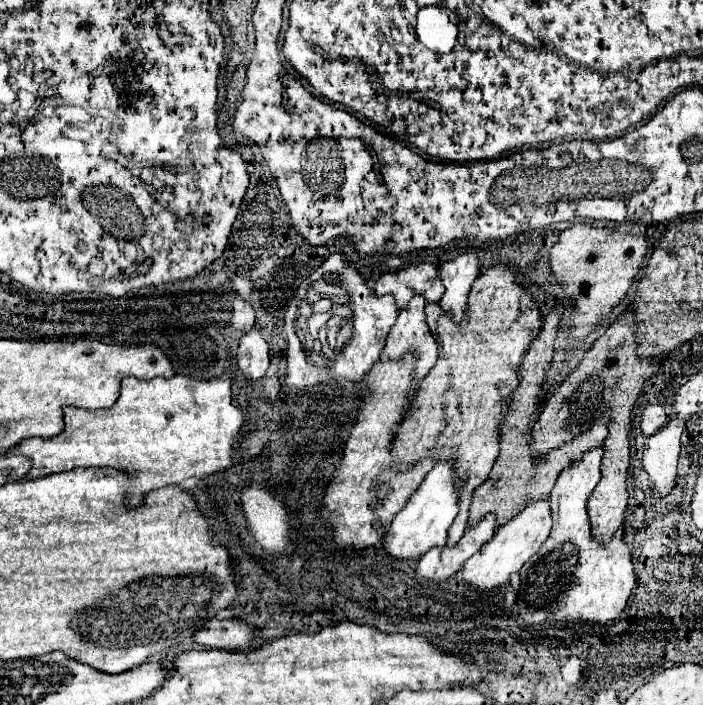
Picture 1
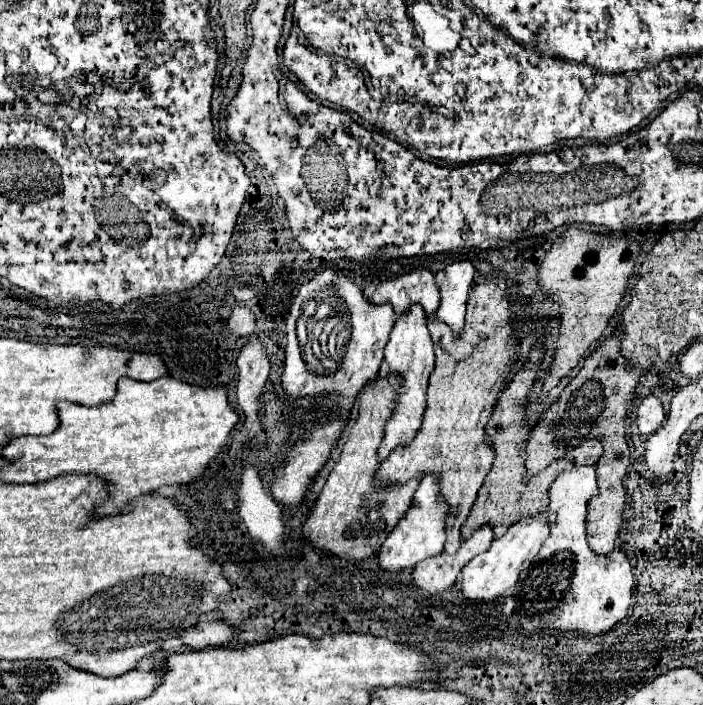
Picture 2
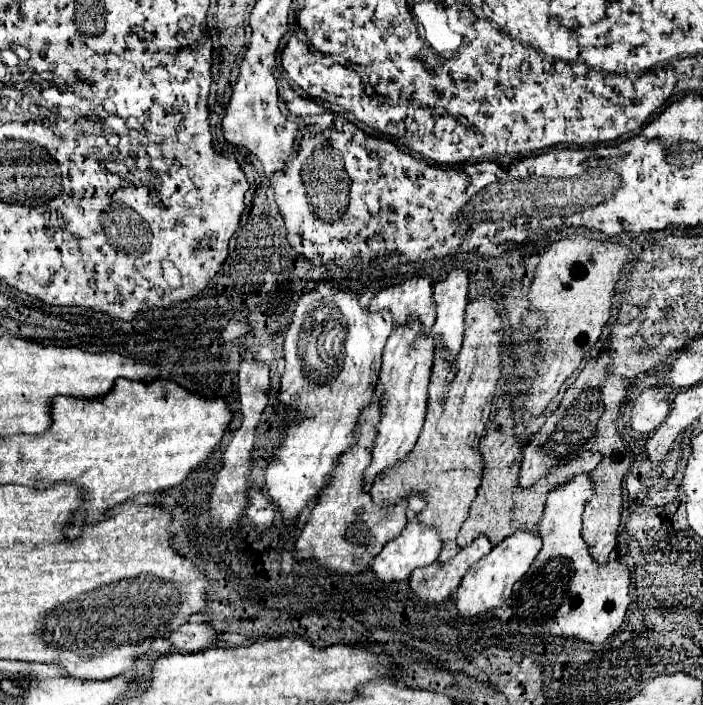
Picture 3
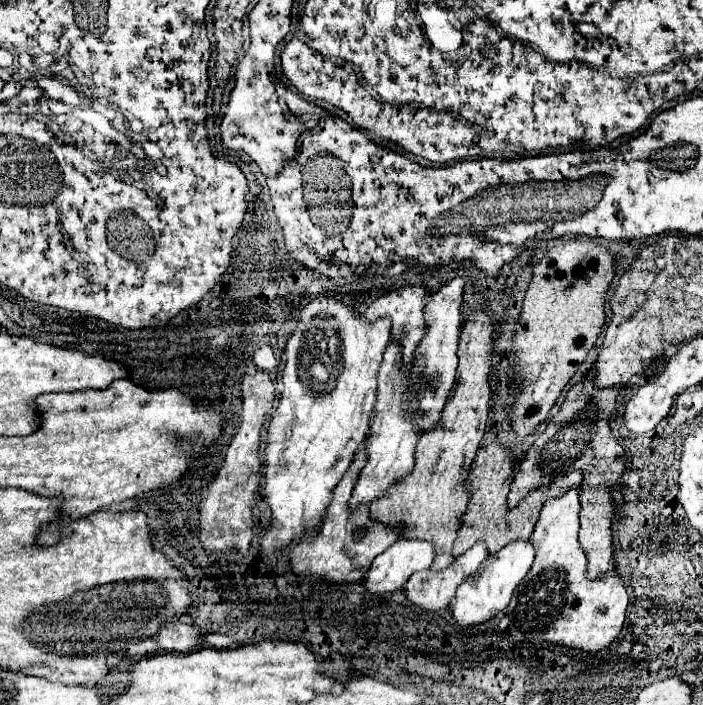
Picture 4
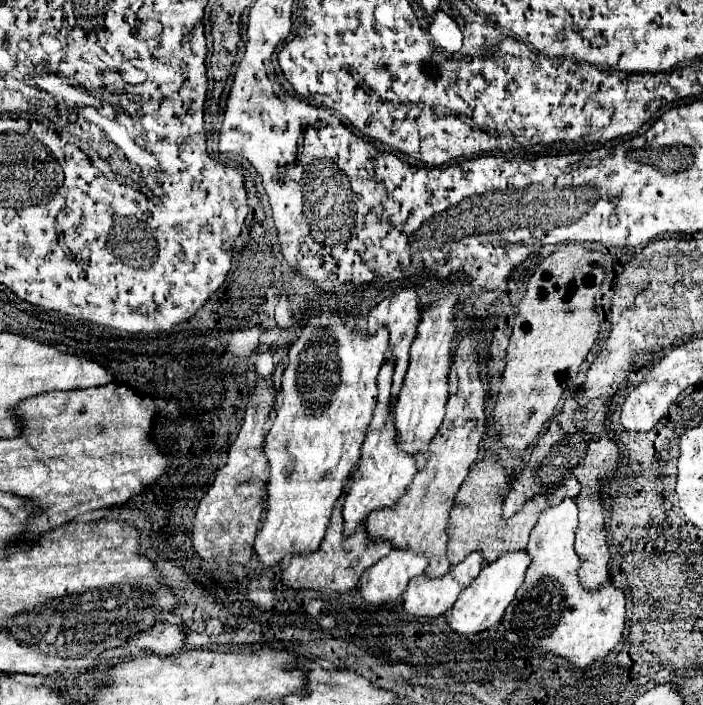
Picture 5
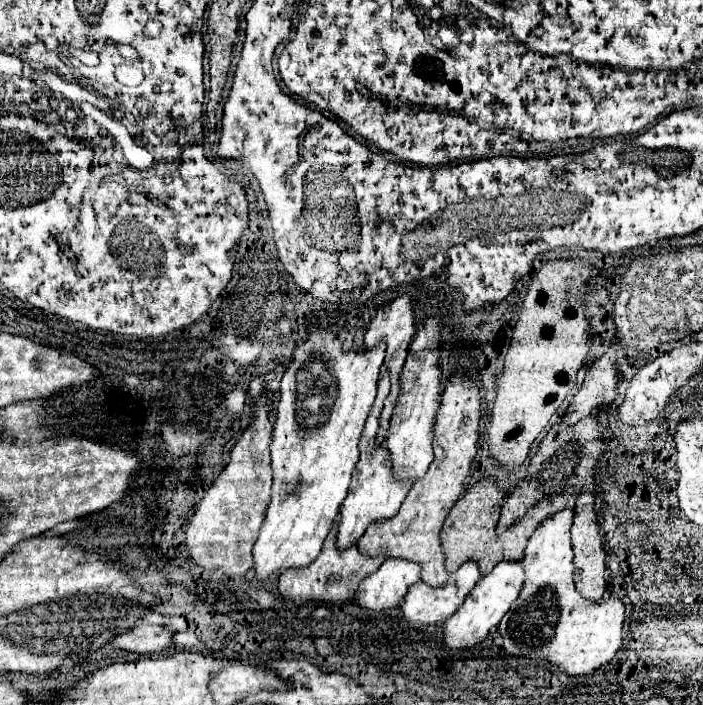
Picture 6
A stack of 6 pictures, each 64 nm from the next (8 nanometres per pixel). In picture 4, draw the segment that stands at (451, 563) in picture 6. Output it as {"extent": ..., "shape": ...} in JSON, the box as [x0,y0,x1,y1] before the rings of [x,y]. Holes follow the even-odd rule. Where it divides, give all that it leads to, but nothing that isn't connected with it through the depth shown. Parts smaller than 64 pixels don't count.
{"extent":[452,440,582,556],"shape":[[[496,440],[490,444],[484,444],[474,458],[474,466],[470,472],[470,502],[468,502],[468,510],[462,518],[460,530],[458,530],[458,538],[454,540],[454,548],[452,554],[460,556],[462,552],[466,552],[468,548],[474,546],[476,540],[486,540],[488,544],[488,552],[494,554],[496,550],[500,550],[502,546],[506,546],[512,540],[526,540],[532,534],[532,528],[536,526],[538,514],[542,504],[550,498],[550,496],[560,496],[562,492],[568,492],[572,486],[578,486],[582,482],[582,472],[568,472],[558,476],[554,482],[546,484],[544,488],[532,490],[526,498],[520,500],[520,504],[516,508],[508,508],[508,492],[510,492],[510,484],[512,484],[512,474],[516,472],[518,460],[514,458],[512,450],[498,444]]]}

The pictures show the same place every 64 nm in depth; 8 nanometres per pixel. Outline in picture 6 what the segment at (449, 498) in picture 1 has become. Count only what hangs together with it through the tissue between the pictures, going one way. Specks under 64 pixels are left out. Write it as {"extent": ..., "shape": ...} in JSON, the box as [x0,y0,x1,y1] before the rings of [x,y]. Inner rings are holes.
{"extent":[356,558,420,610],"shape":[[[388,558],[374,574],[368,574],[356,592],[356,604],[368,610],[398,606],[408,586],[420,580],[420,564],[404,558]]]}

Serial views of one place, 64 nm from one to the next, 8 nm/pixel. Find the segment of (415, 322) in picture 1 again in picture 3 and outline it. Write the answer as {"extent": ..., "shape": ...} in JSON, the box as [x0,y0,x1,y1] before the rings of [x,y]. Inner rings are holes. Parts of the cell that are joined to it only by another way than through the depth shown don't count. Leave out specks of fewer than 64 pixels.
{"extent":[364,324,434,490],"shape":[[[408,324],[408,328],[394,328],[394,332],[388,338],[380,370],[380,382],[384,384],[382,422],[378,424],[378,436],[372,450],[372,464],[364,472],[366,490],[370,490],[374,478],[380,472],[406,458],[418,440],[426,416],[428,380],[434,362],[432,352],[434,344],[432,340],[428,340],[428,334],[420,336],[420,324]]]}

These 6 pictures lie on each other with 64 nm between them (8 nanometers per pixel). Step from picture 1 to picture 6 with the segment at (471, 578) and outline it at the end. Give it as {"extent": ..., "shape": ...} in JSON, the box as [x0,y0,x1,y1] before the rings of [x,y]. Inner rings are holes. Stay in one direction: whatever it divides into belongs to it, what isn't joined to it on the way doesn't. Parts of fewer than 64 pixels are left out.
{"extent":[444,560,524,648],"shape":[[[504,560],[496,564],[496,568],[488,574],[482,576],[472,592],[468,592],[464,604],[444,622],[444,640],[450,648],[470,648],[486,638],[486,634],[496,628],[502,620],[502,616],[510,610],[510,604],[516,600],[520,588],[524,582],[524,570],[522,570],[522,560]]]}

